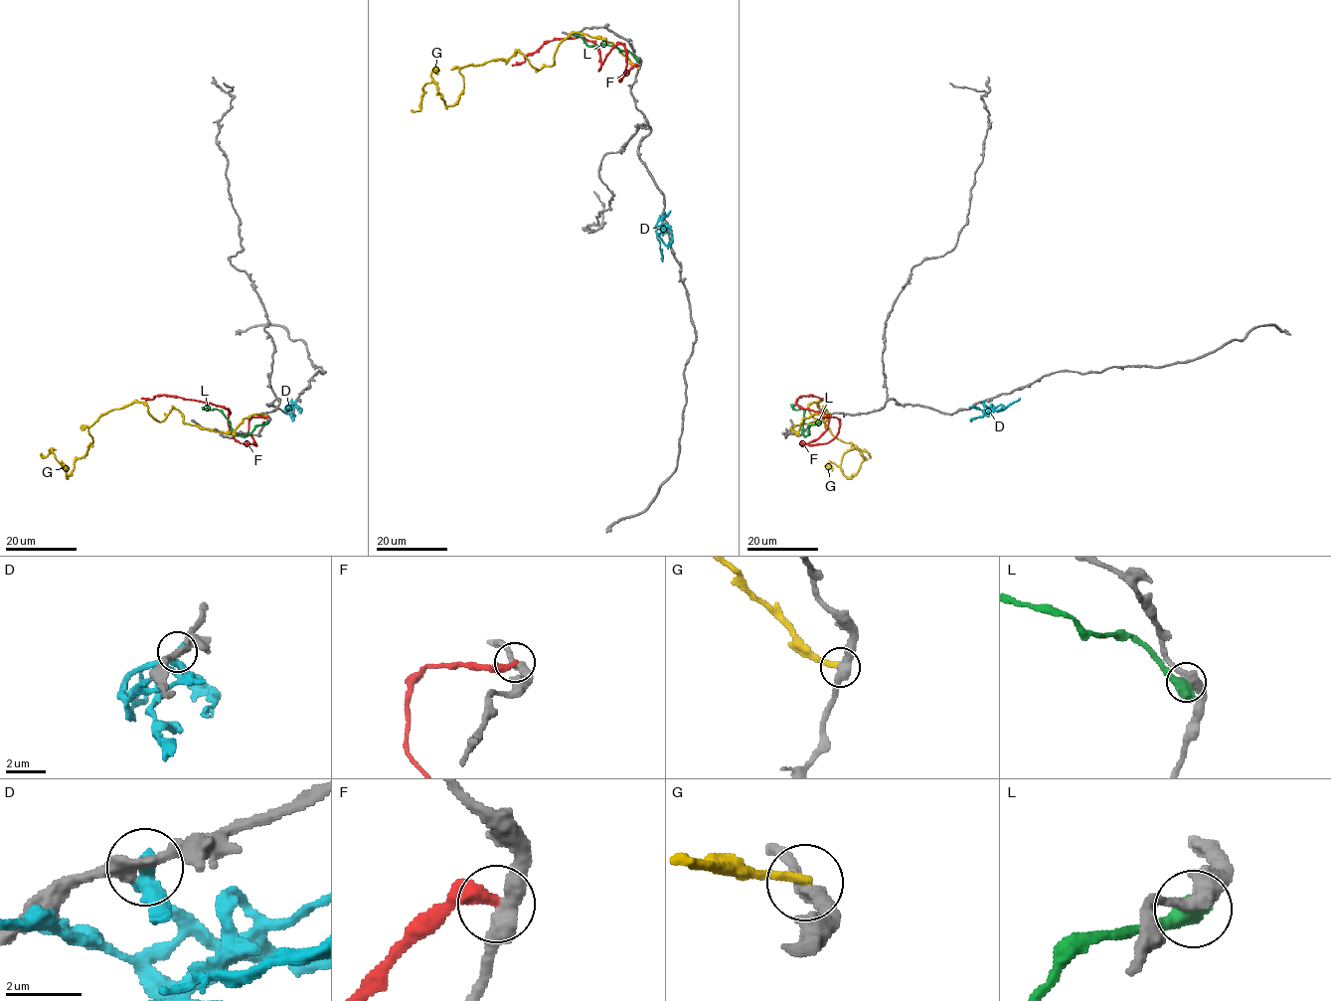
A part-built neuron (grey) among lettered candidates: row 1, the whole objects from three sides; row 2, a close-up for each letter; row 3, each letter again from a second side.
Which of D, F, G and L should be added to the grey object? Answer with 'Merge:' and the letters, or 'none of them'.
Merge: none of them

